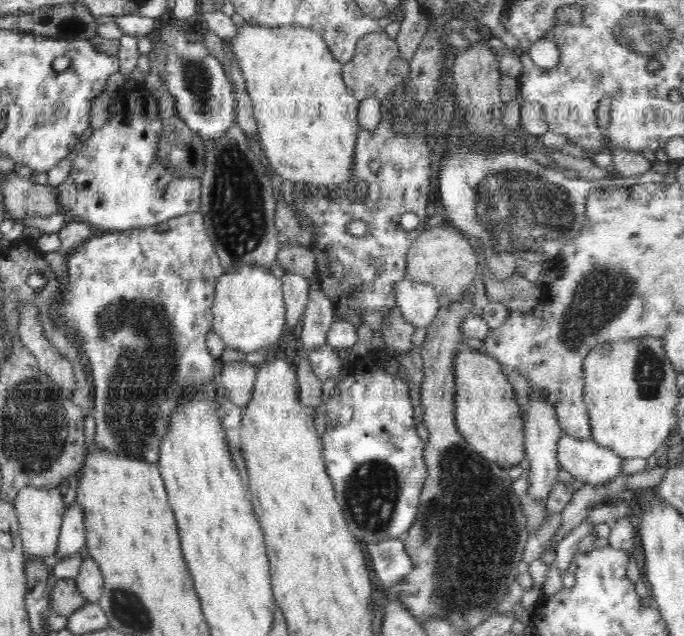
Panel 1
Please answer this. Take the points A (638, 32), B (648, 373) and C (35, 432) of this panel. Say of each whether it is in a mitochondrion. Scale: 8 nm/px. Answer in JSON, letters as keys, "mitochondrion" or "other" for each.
{"A":"mitochondrion","B":"mitochondrion","C":"mitochondrion"}

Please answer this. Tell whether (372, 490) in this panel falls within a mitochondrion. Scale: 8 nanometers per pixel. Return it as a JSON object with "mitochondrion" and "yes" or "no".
{"mitochondrion":"yes"}

